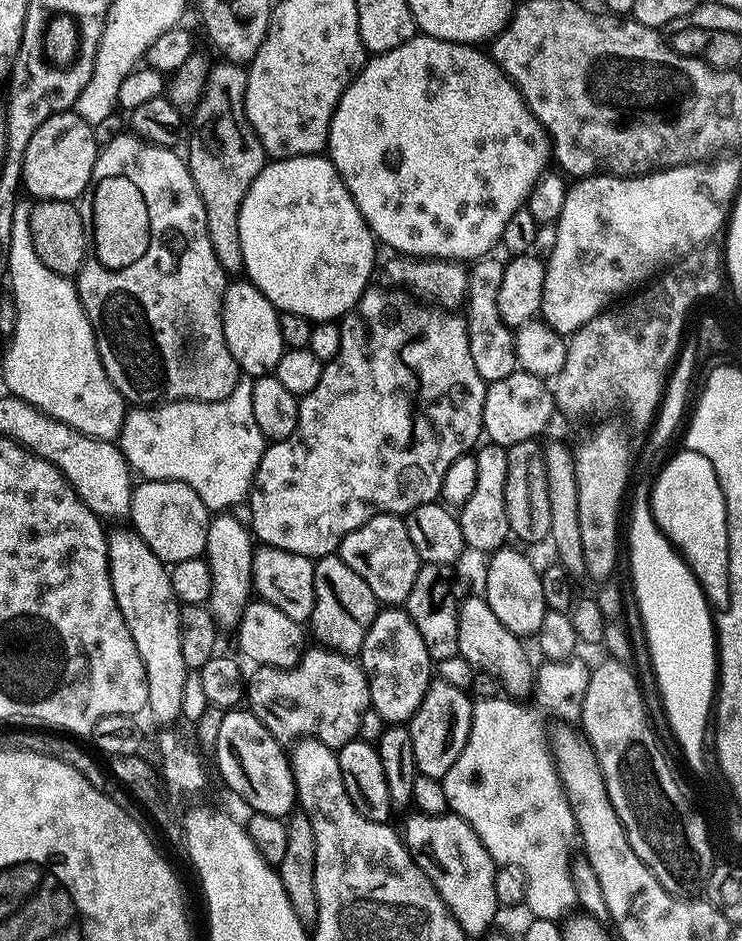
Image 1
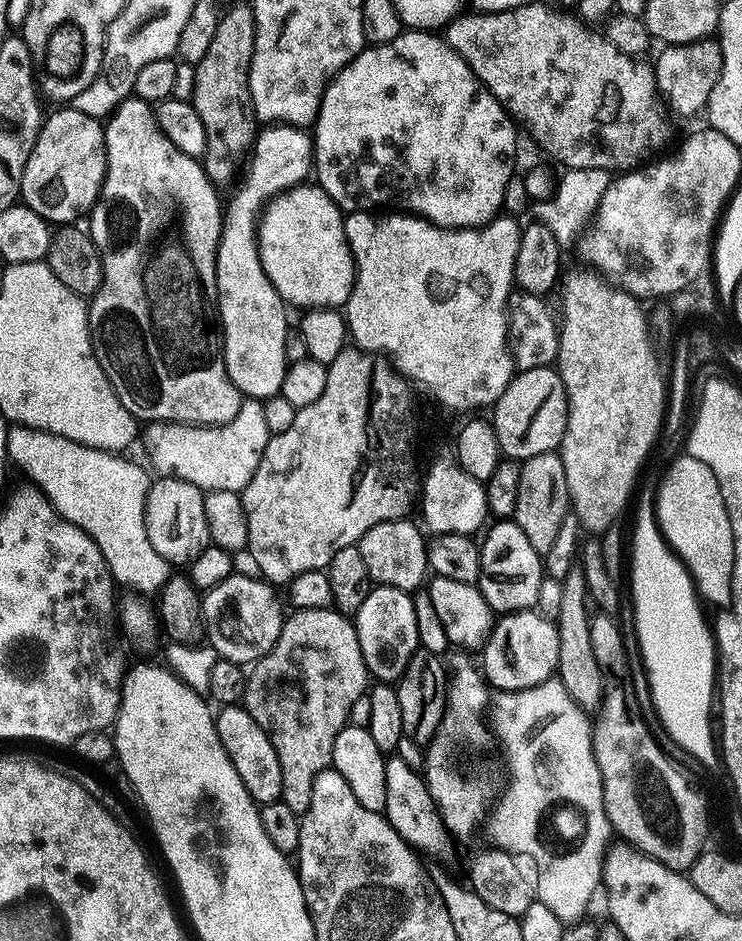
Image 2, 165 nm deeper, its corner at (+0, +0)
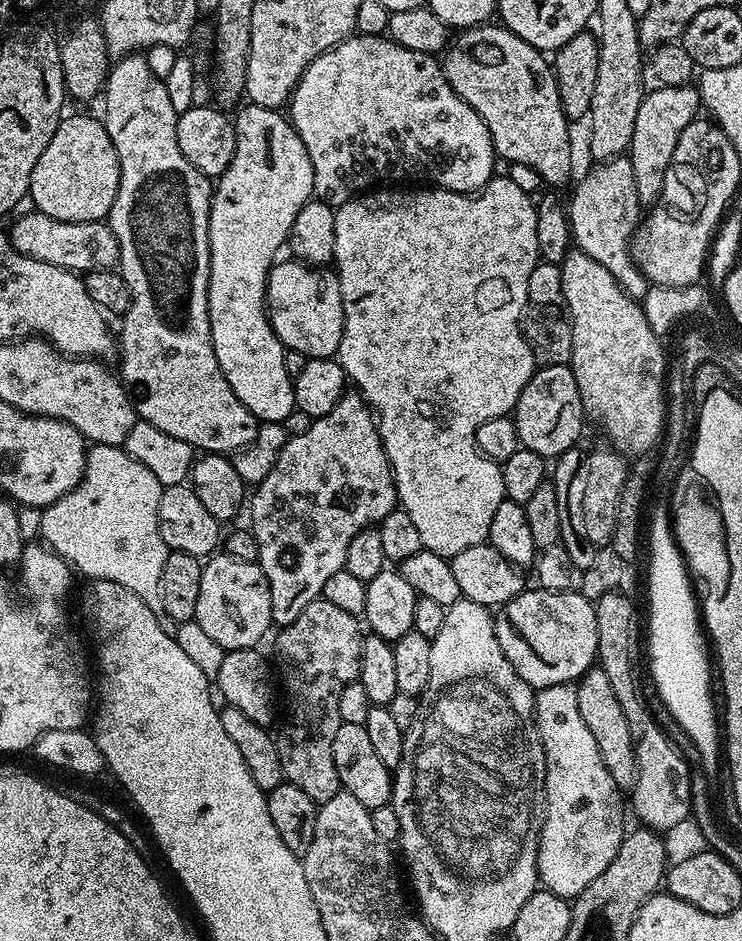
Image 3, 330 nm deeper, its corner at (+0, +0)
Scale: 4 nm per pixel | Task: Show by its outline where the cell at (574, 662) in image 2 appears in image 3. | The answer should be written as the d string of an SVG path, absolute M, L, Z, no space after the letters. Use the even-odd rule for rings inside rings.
M593 666L580 677L576 684L576 693L578 694L576 709L581 712L582 722L586 722L594 743L598 745L598 750L602 754L602 766L606 766L617 789L630 790L638 778L636 745L632 742L630 722L626 722L626 713L623 712L618 697L614 695L614 689L610 686L610 678L606 678L600 667Z

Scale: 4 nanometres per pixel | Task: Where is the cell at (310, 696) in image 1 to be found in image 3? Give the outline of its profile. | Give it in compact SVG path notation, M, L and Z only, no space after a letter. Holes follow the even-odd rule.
M317 598L302 610L302 614L298 614L298 618L294 618L294 622L279 629L280 637L276 640L276 660L280 663L278 680L279 683L280 680L284 683L284 696L288 699L288 717L285 718L280 733L277 731L274 736L278 758L282 762L285 781L298 786L302 794L310 794L310 798L318 806L342 791L332 747L334 734L338 734L338 726L341 723L338 714L338 694L342 694L344 687L353 683L360 674L360 624L361 621L357 617L346 614L346 610L334 606L334 602Z

